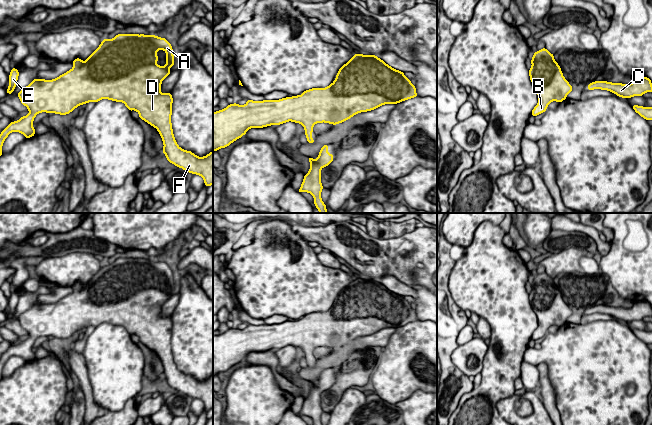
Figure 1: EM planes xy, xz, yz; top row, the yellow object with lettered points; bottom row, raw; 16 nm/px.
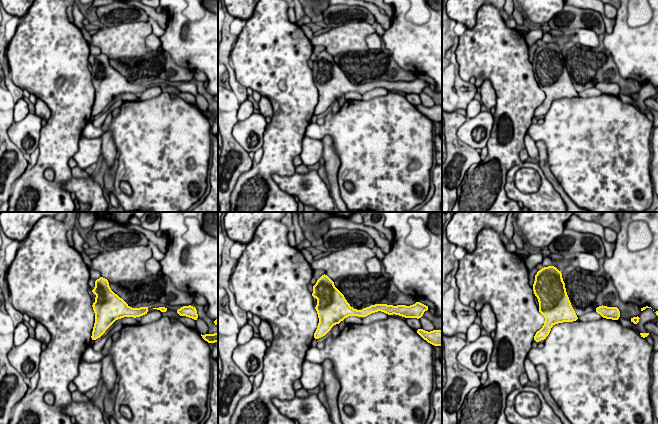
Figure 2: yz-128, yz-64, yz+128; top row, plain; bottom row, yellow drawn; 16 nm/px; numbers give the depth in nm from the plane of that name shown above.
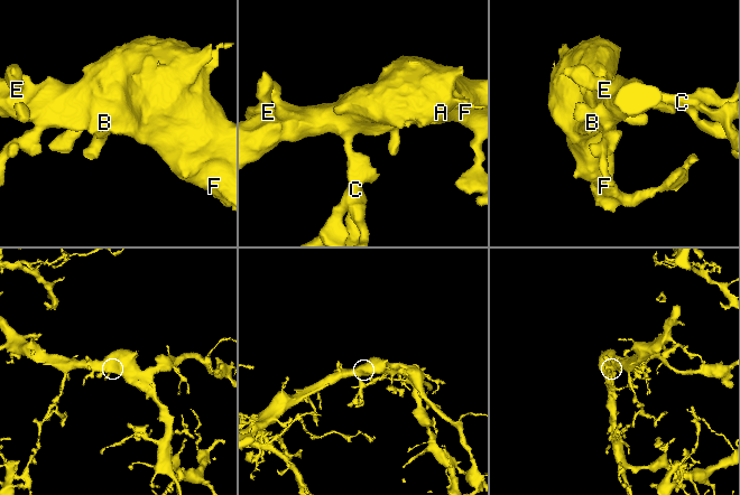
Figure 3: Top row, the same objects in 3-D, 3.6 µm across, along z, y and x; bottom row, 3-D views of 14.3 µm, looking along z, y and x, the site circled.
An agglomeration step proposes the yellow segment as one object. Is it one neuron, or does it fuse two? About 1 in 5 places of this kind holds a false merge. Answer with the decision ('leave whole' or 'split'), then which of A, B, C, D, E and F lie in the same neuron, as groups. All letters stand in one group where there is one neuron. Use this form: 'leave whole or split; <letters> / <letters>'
leave whole; A B C D E F

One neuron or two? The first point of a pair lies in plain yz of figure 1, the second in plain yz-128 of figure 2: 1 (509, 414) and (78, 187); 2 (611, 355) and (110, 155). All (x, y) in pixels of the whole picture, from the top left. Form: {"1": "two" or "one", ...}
{"1": "one", "2": "two"}

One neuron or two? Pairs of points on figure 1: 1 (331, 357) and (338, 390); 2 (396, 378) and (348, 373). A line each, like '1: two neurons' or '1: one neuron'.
1: two neurons
2: two neurons

